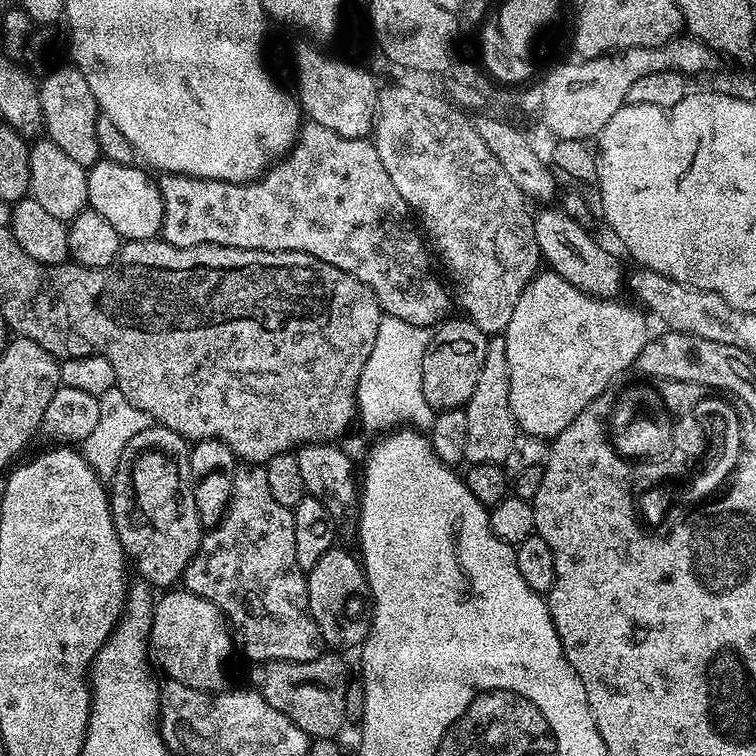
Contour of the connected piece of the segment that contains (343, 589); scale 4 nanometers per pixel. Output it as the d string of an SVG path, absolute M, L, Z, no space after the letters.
M333 546L332 554L326 554L326 558L322 558L322 562L318 562L318 568L313 568L314 574L306 574L306 576L314 576L314 578L306 578L308 582L308 612L314 618L314 622L318 626L320 631L320 639L325 645L328 644L329 649L340 650L336 648L352 648L355 649L357 646L363 645L364 638L368 634L368 625L370 623L370 597L368 595L368 579L364 576L364 569L360 567L360 561L355 555L352 556L342 546Z

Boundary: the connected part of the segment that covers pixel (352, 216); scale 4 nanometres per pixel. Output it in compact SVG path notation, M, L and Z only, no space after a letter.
M308 122L297 132L296 140L292 143L291 148L288 149L283 159L275 166L269 167L267 171L257 176L254 180L239 184L238 182L230 182L229 180L207 180L206 178L198 178L197 176L187 176L181 172L165 172L159 177L158 185L160 188L160 197L162 198L162 206L164 207L158 236L159 239L164 240L170 246L217 244L218 246L230 246L231 248L241 248L242 250L262 250L263 252L305 252L322 262L330 262L334 266L338 266L338 270L342 270L346 274L358 278L358 282L370 286L370 290L376 295L376 300L380 304L381 309L387 315L394 318L402 318L402 322L436 326L449 315L449 289L447 287L444 289L440 285L439 278L432 276L431 270L428 269L429 249L426 247L425 237L418 231L415 223L412 225L408 221L408 216L410 217L409 206L402 198L402 194L398 194L394 182L390 182L390 174L386 174L386 166L382 166L382 158L378 158L378 152L375 146L372 145L371 139L346 138L345 136L334 134L334 130L326 130L326 126L318 126L317 124Z

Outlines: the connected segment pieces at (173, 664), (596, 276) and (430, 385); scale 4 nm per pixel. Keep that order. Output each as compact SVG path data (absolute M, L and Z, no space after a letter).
M168 590L164 596L155 601L152 609L152 625L148 631L148 650L155 667L159 669L167 679L177 680L191 688L214 692L225 687L224 663L228 655L234 652L234 641L232 639L228 621L221 614L220 609L215 608L206 598L195 596L187 590Z
M544 206L540 213L532 216L534 238L538 242L538 250L543 263L551 271L557 272L570 286L588 292L591 296L601 298L616 298L622 292L622 285L626 280L625 269L620 269L616 256L607 252L591 235L589 229L584 228L574 218L570 218L563 210L556 206Z
M467 318L452 319L445 319L429 335L426 354L422 354L422 394L433 410L467 405L488 349L489 337L479 326Z

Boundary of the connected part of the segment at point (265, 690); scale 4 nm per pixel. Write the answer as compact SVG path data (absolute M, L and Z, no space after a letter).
M321 654L310 662L265 660L252 667L251 687L274 710L280 710L298 725L310 738L335 737L336 731L346 724L344 715L344 664L336 654Z

